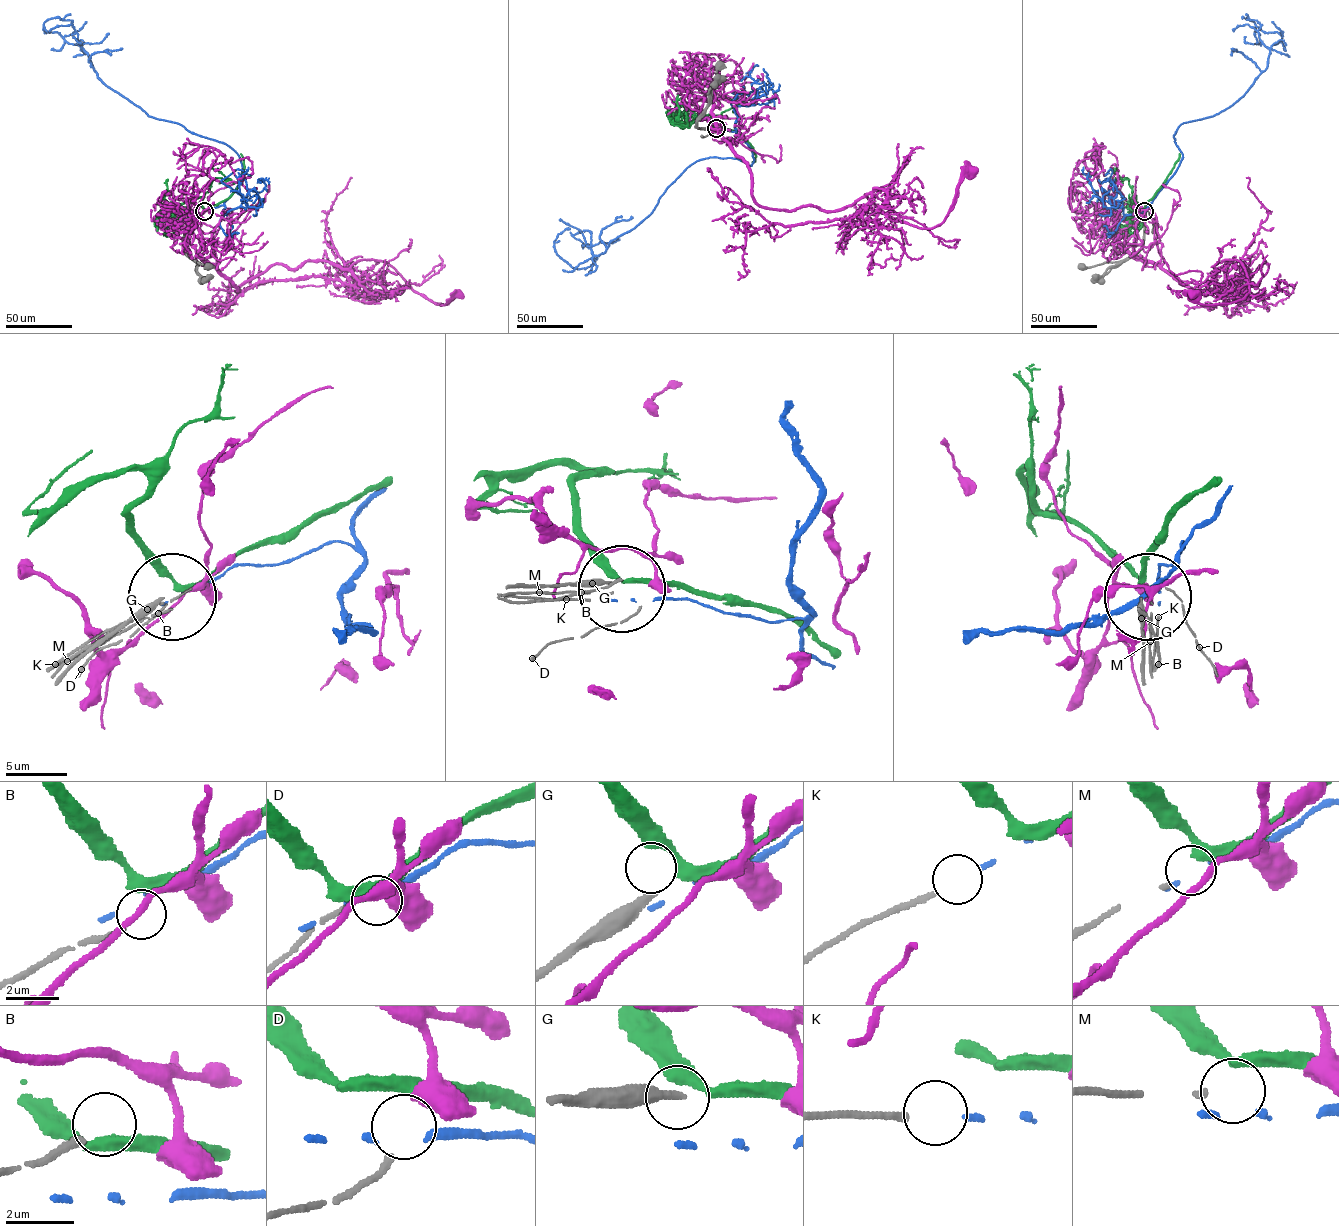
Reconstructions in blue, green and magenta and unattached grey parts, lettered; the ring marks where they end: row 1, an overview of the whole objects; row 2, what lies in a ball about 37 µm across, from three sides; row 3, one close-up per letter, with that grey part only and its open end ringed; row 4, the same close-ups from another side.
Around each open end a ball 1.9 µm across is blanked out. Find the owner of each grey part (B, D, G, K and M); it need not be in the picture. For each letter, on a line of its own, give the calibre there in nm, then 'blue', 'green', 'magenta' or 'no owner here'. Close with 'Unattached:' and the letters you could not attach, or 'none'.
B: 240 nm | no owner here
D: 180 nm | magenta
G: 320 nm | green
K: 200 nm | blue
M: 130 nm | no owner here
Unattached: B, M

